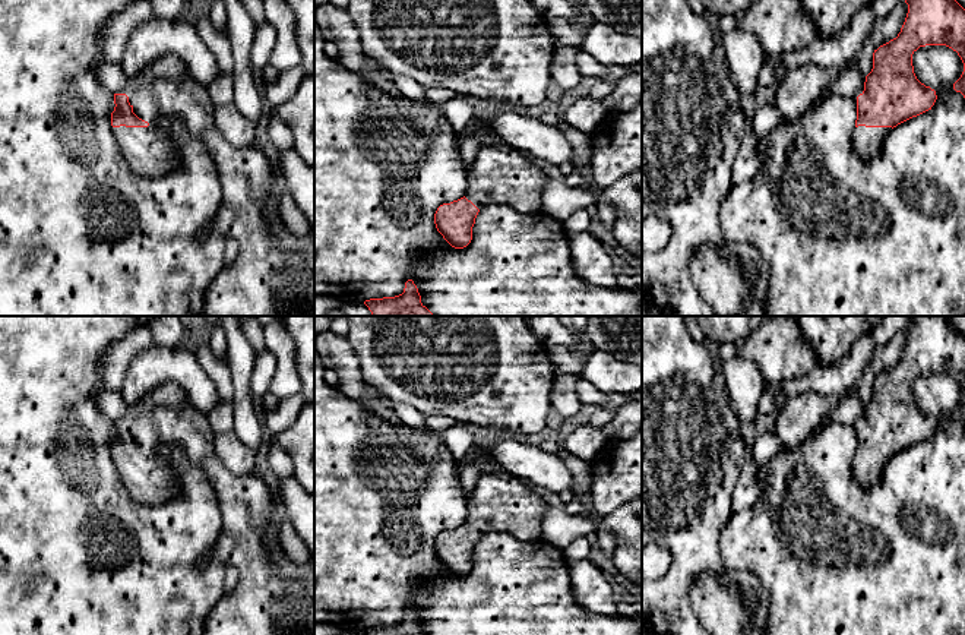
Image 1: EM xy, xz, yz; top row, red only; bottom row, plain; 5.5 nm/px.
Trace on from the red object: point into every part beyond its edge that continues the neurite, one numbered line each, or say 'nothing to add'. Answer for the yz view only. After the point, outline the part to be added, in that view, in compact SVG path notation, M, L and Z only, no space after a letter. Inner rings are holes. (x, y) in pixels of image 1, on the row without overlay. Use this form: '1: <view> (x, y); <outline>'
1: yz (867, 470); M854 455L852 474L857 483L864 489L870 490L879 484L883 468L889 462L892 455Z

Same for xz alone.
1: xz (500, 502); M506 473L482 474L468 497L465 525L478 537L506 533L523 541L542 538L541 519L548 505L535 495L529 484Z

